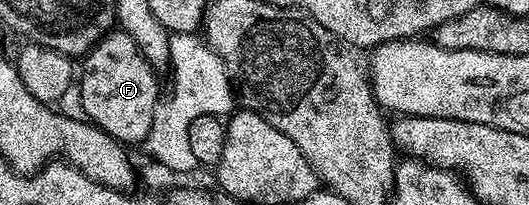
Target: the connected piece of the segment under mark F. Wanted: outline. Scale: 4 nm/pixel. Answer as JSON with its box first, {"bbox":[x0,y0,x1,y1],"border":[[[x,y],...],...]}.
{"bbox":[80,31,160,146],"border":[[[111,31],[103,37],[89,53],[85,54],[87,73],[80,80],[80,92],[82,94],[82,112],[88,118],[90,124],[103,129],[111,139],[123,146],[141,146],[145,142],[148,131],[154,122],[154,111],[160,104],[158,98],[158,81],[155,70],[151,68],[148,59],[137,49],[126,33]]]}

